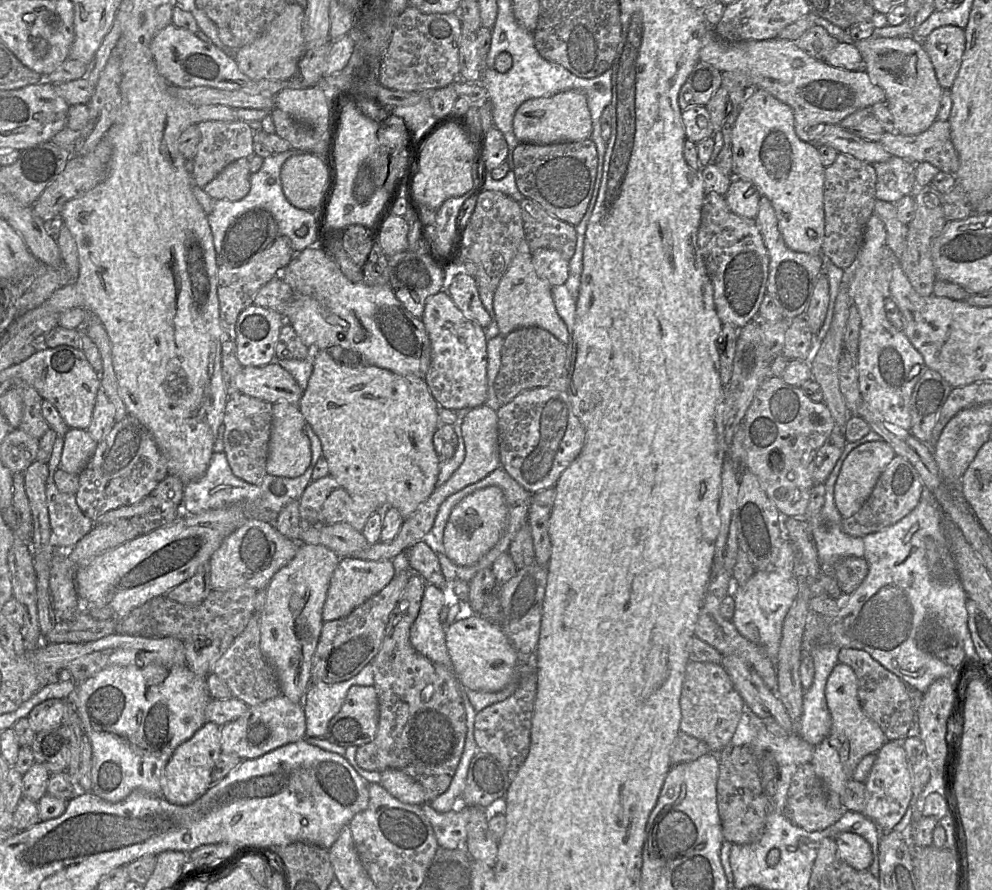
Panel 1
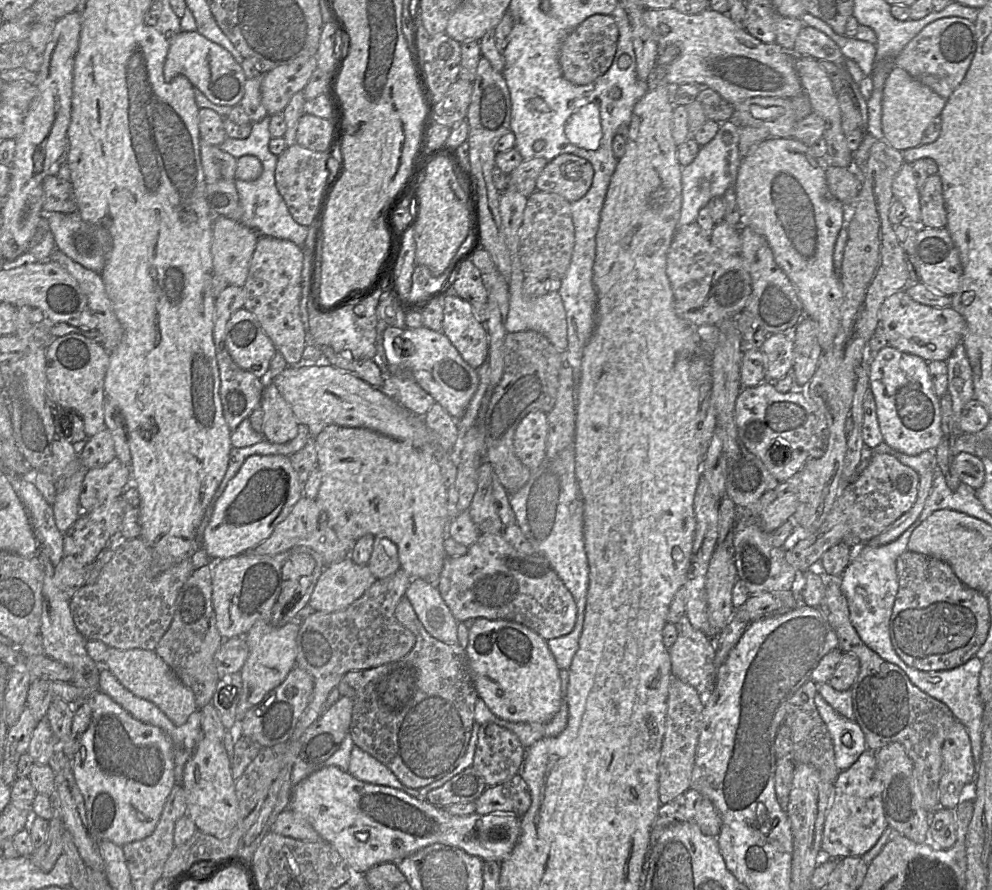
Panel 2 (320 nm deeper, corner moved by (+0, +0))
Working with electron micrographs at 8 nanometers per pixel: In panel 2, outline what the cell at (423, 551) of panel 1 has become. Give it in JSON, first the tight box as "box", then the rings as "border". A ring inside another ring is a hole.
{"box":[437,533,576,641],"border":[[[502,533],[481,534],[465,555],[446,557],[437,589],[459,623],[478,618],[512,621],[531,629],[545,641],[569,634],[576,623],[576,603],[549,562],[541,555],[515,550]]]}

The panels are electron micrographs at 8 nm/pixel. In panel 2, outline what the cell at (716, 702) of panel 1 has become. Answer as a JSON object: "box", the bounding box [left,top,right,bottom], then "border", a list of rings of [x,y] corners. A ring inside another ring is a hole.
{"box":[669,615,716,697],"border":[[[687,615],[675,624],[678,631],[676,642],[669,648],[671,672],[674,677],[694,687],[705,697],[716,685],[716,645],[705,633],[695,629]]]}

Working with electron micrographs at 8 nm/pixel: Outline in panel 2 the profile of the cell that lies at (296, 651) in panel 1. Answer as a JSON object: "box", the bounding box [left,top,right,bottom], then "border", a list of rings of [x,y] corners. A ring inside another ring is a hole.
{"box":[229,621,301,741],"border":[[[257,621],[245,635],[244,638],[249,648],[249,655],[240,671],[243,691],[236,710],[236,721],[229,729],[235,741],[242,737],[239,722],[243,720],[246,713],[253,706],[259,704],[271,690],[278,687],[296,665],[296,639],[300,626],[301,624],[293,621],[280,627],[272,626],[264,621]]]}

